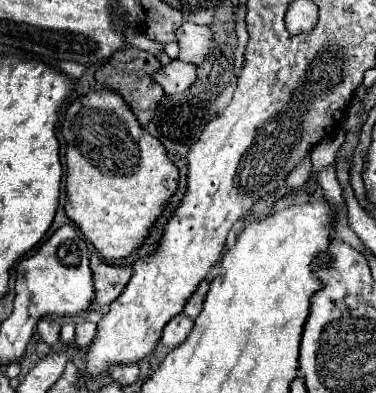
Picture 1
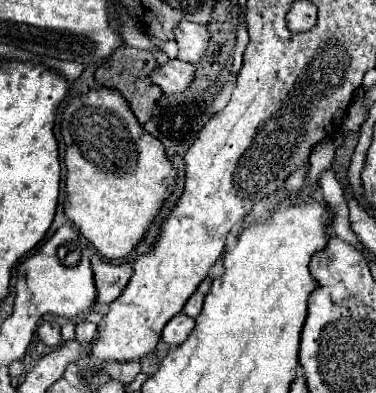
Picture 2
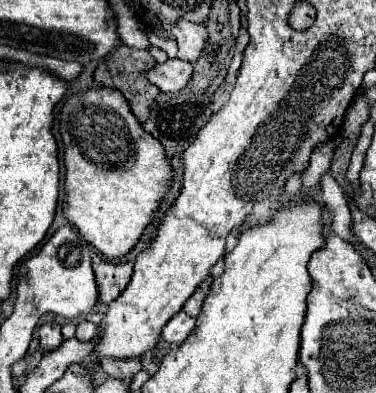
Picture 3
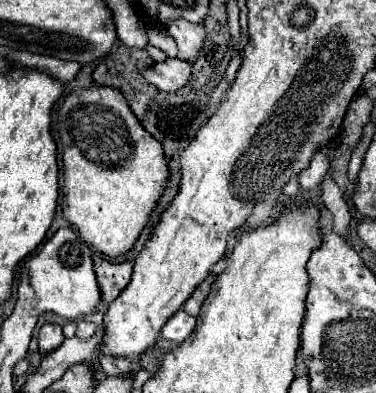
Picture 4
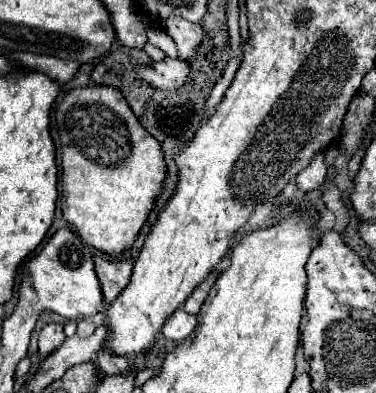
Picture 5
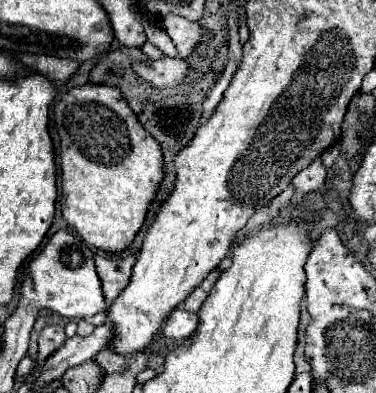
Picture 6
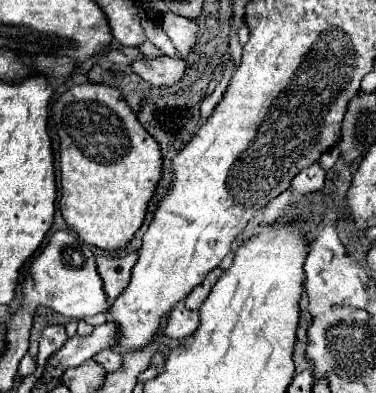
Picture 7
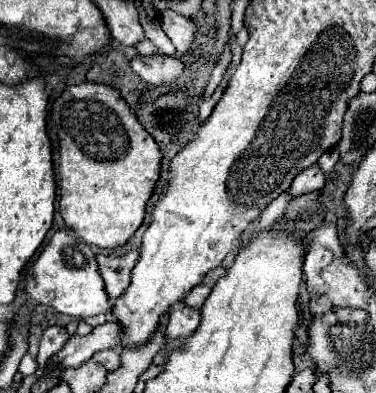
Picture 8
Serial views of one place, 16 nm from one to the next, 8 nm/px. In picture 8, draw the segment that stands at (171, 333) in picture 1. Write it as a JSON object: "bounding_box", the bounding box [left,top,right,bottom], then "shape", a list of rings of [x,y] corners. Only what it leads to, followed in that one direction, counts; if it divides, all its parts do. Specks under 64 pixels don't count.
{"bounding_box":[166,306,200,338],"shape":[[[174,306],[170,312],[170,322],[166,328],[166,336],[170,338],[188,338],[198,326],[200,326],[200,308],[190,308],[184,306],[180,310],[180,306]]]}

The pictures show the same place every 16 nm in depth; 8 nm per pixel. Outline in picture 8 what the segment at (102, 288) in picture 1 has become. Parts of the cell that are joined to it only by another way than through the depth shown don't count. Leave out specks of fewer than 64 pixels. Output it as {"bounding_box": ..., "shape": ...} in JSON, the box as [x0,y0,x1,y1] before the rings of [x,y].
{"bounding_box":[98,248,138,300],"shape":[[[132,248],[124,256],[116,254],[98,254],[98,268],[104,276],[106,288],[110,292],[110,300],[116,300],[124,294],[124,290],[130,286],[130,272],[138,262],[138,248]]]}

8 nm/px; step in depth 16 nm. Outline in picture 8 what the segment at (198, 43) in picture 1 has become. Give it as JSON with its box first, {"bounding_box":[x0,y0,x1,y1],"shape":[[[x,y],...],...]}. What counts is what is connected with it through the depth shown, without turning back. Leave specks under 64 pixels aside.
{"bounding_box":[160,10,196,54],"shape":[[[166,10],[164,14],[160,14],[160,26],[164,28],[166,36],[176,46],[178,54],[184,54],[190,48],[190,44],[194,40],[194,32],[196,32],[196,26],[192,24],[190,18],[184,18],[178,12]]]}

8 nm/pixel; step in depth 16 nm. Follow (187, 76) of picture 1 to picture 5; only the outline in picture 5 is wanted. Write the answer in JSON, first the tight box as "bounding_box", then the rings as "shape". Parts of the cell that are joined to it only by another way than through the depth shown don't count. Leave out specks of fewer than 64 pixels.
{"bounding_box":[136,58,190,90],"shape":[[[164,58],[160,62],[152,62],[152,64],[144,64],[140,68],[136,68],[136,72],[140,72],[140,76],[150,82],[154,88],[160,90],[168,90],[168,88],[178,88],[184,84],[190,66],[186,60],[180,58]]]}

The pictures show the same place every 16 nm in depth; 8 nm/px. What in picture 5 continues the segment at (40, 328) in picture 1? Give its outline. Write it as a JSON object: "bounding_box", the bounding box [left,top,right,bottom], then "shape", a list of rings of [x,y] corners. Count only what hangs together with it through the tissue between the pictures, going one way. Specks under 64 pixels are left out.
{"bounding_box":[38,324,66,364],"shape":[[[46,324],[42,330],[40,330],[40,338],[38,338],[38,346],[40,346],[40,352],[38,352],[38,358],[40,358],[40,364],[42,360],[46,360],[46,356],[50,356],[56,348],[60,348],[60,344],[66,340],[64,336],[64,328],[60,324]]]}

